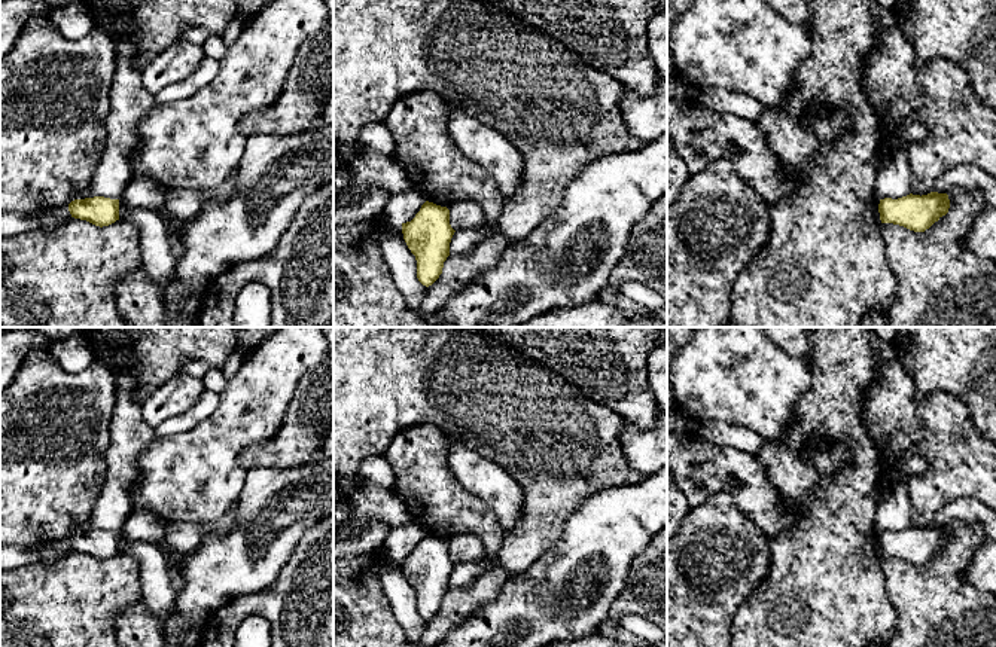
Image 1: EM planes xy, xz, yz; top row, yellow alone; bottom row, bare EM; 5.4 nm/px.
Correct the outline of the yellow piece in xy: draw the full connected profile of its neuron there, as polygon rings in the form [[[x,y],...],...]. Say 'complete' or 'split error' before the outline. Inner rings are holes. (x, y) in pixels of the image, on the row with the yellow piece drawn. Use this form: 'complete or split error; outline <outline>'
complete; outline [[[104,196],[74,199],[68,204],[68,211],[74,219],[103,228],[119,220],[119,199]]]

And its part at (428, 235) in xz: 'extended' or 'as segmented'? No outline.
as segmented

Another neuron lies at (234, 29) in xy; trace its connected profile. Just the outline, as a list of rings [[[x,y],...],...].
[[[234,16],[232,21],[228,24],[225,33],[222,34],[222,40],[225,42],[226,46],[234,45],[241,31],[243,31],[243,18],[241,16]]]

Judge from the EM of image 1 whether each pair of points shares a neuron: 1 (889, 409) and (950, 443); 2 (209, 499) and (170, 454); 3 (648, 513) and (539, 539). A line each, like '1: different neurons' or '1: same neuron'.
1: same neuron
2: same neuron
3: different neurons

